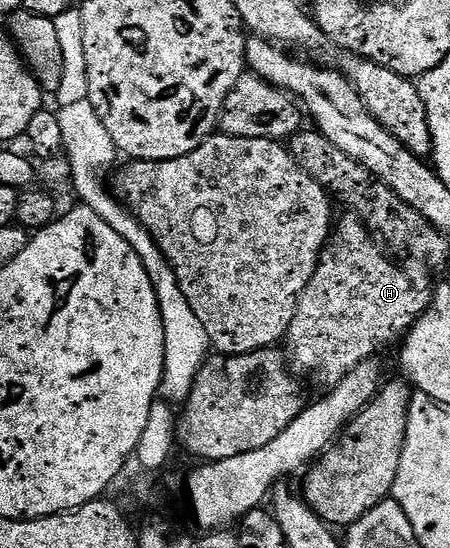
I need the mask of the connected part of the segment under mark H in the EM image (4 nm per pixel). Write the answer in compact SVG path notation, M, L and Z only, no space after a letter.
M354 213L345 214L340 219L338 216L329 245L320 254L319 268L297 301L285 340L285 355L290 370L300 376L308 375L316 379L323 389L337 386L353 369L357 369L357 365L368 362L394 339L402 340L433 302L430 281L414 279L405 268L398 267L394 263L396 260L385 253L363 221Z

